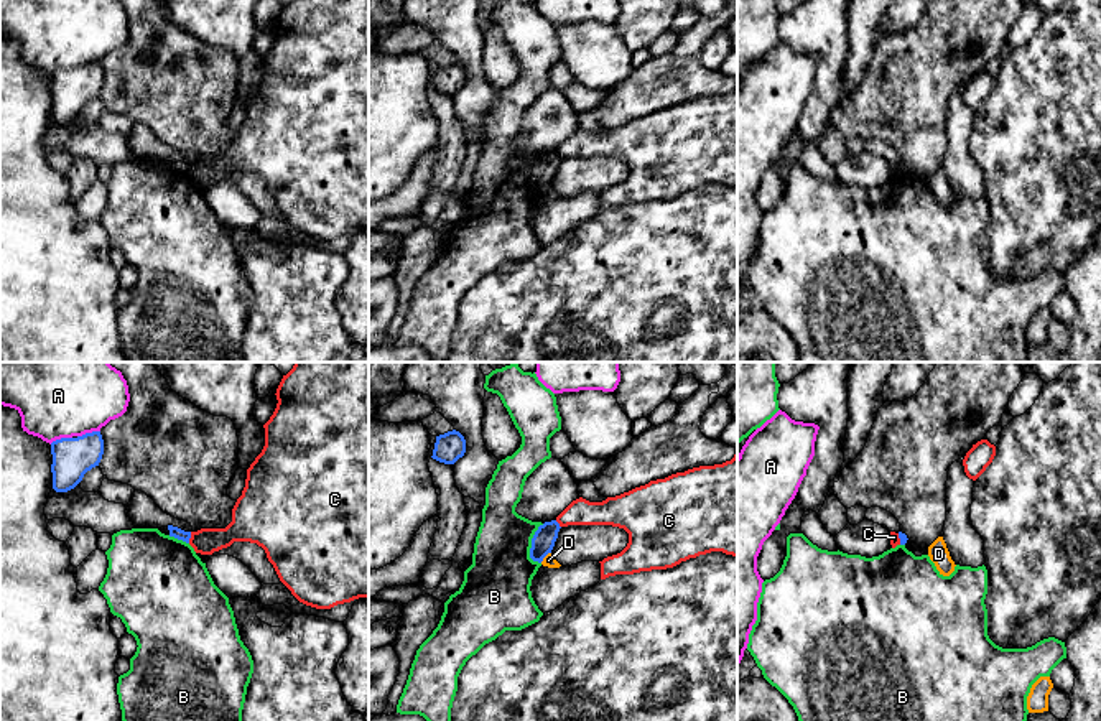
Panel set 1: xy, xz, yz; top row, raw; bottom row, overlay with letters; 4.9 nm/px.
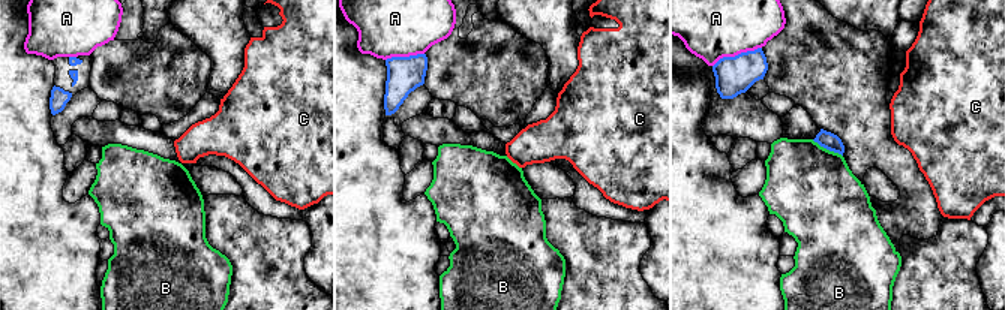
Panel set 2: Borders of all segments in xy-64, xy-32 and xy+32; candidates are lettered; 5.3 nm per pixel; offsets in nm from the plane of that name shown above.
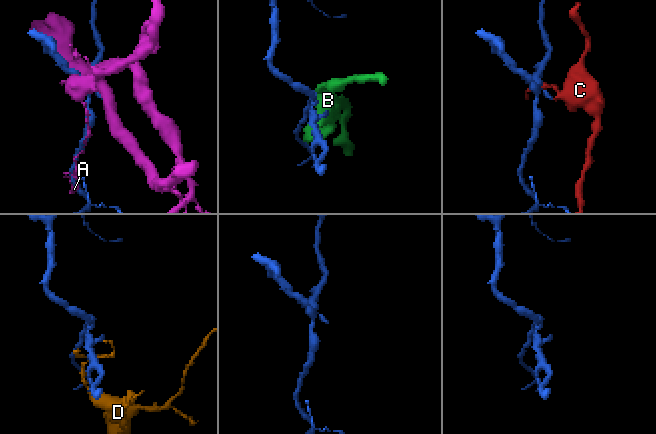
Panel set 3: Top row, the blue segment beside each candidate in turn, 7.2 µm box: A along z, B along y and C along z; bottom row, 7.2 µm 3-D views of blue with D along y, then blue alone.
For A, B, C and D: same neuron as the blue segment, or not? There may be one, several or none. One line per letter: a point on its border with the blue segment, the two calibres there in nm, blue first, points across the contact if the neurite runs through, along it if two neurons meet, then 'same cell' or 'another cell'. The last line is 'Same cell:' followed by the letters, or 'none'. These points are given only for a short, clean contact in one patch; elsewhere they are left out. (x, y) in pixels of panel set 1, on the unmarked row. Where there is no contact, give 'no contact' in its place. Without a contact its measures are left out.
A: contact xy (88, 65); calibres 190 and 340 nm; another cell
B: contact xz (532, 175); calibres 110 and 320 nm; another cell
C: contact xy (190, 168); calibres 50 and 130 nm; border xy (191, 163), (188, 173); another cell
D: contact xz (545, 186); calibres 110 and 60 nm; border xz (550, 183), (540, 193); another cell
Same cell: none

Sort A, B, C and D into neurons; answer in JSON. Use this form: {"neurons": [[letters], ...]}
{"neurons": [["A"], ["B"], ["C"], ["D"]]}

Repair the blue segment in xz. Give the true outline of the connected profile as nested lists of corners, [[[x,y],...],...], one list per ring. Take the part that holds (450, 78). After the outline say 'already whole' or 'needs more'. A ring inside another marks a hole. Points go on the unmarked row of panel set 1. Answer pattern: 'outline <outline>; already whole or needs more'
outline [[[453,61],[436,67],[431,89],[444,95],[454,95],[459,89],[464,87],[464,84],[466,71],[459,63]]]; already whole

